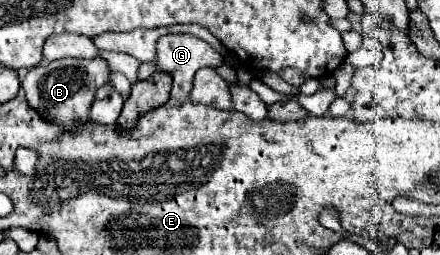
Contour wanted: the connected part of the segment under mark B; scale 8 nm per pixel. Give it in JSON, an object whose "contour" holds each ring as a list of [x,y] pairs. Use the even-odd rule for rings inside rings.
{"contour":[[[101,57],[95,59],[57,59],[33,67],[23,79],[21,87],[25,91],[27,103],[37,109],[45,119],[67,125],[73,129],[75,121],[89,121],[89,105],[93,103],[95,89],[103,87],[109,81],[107,61]]]}

